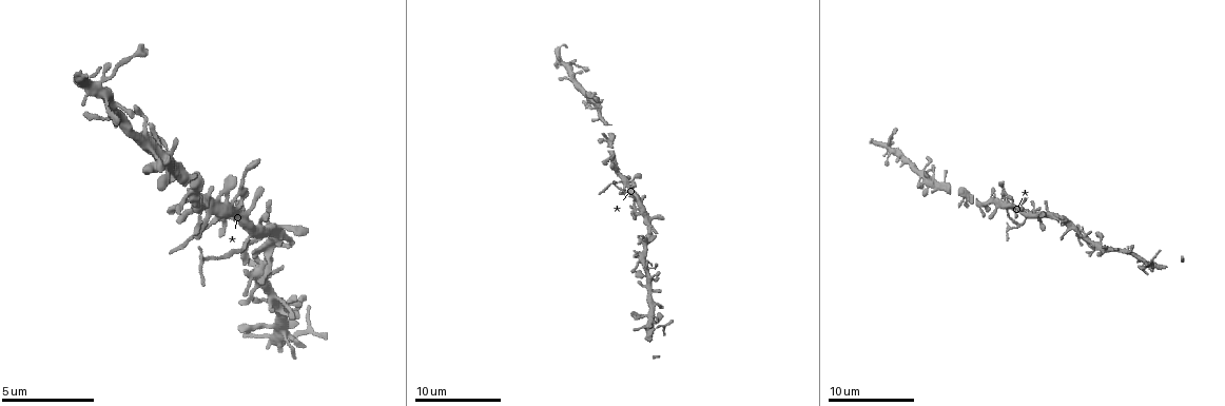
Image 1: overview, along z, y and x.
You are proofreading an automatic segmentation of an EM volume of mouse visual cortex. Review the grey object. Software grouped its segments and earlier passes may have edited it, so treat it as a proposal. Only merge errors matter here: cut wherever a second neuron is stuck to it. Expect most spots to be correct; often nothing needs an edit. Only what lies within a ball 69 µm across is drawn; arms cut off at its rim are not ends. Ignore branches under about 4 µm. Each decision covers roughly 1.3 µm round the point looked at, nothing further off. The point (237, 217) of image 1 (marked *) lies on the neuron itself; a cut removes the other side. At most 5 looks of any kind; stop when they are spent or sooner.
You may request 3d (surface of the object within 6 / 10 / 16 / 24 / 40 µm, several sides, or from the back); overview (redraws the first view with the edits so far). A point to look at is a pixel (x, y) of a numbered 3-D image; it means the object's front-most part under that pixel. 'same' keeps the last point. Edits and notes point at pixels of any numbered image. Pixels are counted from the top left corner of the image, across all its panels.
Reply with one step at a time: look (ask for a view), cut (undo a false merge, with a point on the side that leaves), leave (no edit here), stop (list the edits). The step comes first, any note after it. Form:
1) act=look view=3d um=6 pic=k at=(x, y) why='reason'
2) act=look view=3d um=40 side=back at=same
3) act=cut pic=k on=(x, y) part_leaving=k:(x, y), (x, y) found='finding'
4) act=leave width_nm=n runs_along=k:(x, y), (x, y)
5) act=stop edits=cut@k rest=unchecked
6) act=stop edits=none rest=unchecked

act=look view=3d um=16 pic=1 at=(608, 123) why='thin neck'

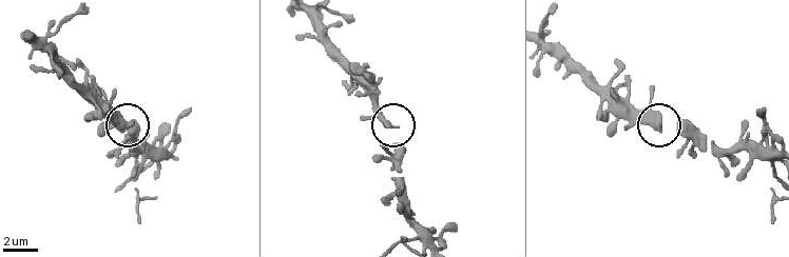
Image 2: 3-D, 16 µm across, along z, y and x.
act=leave width_nm=350 found='continuous, no second neuron'

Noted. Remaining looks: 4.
act=look view=3d um=10 pic=1 at=(634, 206) why='a narrow waist'

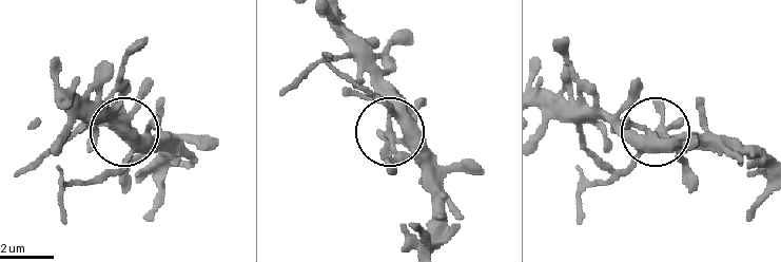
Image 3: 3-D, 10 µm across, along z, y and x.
act=leave width_nm=370 runs_along=3:(379, 88), (389, 131), (438, 179) found='all the same neuron'

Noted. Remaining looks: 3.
act=look view=3d um=6 pic=1 at=(1100, 244) why='two arms at a narrow angle'

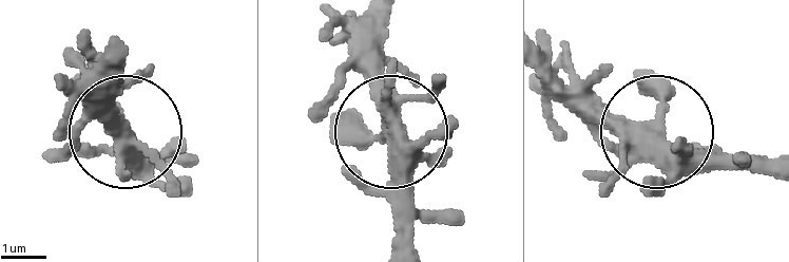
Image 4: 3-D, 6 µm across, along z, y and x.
act=look view=3d um=6 side=back pic=4 at=(388, 126)

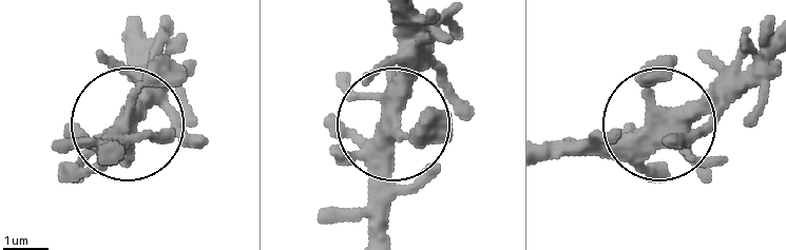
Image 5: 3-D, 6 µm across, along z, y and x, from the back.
act=leave arms=5 found='one neuron here'

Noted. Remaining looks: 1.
act=stop edits=none rest=unchecked

